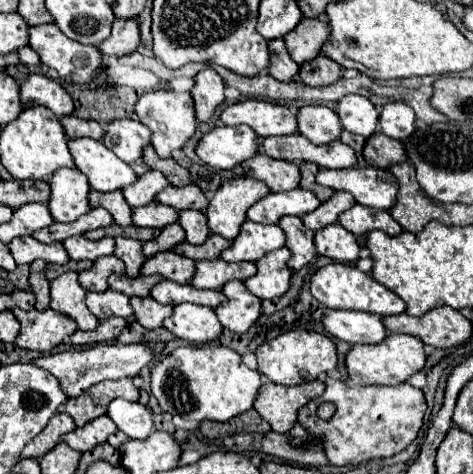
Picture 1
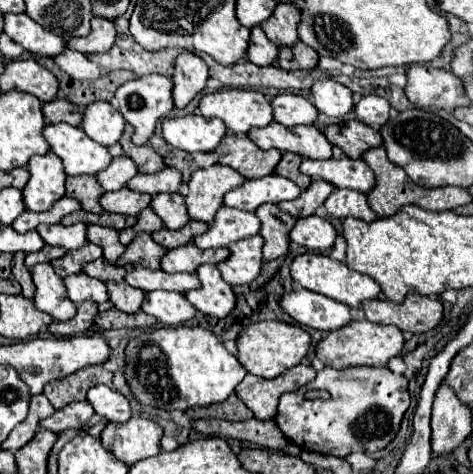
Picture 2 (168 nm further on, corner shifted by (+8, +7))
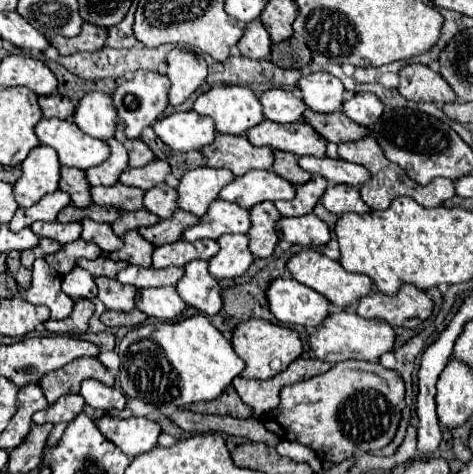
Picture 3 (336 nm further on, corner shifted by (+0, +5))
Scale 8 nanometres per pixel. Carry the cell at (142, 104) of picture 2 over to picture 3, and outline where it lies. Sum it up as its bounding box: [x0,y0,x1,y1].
[112,71,168,139]

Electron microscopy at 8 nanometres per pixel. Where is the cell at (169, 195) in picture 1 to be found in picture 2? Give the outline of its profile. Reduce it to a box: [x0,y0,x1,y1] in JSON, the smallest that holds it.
[128,167,182,195]

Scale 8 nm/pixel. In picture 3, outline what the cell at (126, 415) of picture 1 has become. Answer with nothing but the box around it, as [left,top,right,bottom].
[80,379,126,411]

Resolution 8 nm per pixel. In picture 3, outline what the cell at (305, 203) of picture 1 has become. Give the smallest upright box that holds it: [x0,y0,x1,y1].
[220,171,294,209]

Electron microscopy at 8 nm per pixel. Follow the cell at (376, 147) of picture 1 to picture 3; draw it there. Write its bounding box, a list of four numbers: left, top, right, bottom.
[304,109,368,143]

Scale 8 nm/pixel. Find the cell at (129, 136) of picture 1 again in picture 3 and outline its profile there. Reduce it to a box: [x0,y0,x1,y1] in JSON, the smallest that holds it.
[74,91,116,139]

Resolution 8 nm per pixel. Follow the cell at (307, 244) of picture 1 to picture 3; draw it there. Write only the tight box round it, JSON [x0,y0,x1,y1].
[248,201,280,257]

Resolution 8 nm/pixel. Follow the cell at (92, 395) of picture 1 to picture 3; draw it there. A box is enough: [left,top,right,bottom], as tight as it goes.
[38,357,114,403]

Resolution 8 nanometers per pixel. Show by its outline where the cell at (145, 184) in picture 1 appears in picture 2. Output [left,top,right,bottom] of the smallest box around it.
[96,157,138,191]

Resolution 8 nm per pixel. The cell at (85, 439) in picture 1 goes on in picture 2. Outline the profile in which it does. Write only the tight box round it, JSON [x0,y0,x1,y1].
[40,401,94,433]

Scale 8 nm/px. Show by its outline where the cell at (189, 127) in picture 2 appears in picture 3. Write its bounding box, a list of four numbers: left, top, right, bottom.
[152,111,216,151]

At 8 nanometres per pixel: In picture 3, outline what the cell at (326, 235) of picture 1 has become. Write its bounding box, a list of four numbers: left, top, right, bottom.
[276,213,330,247]

